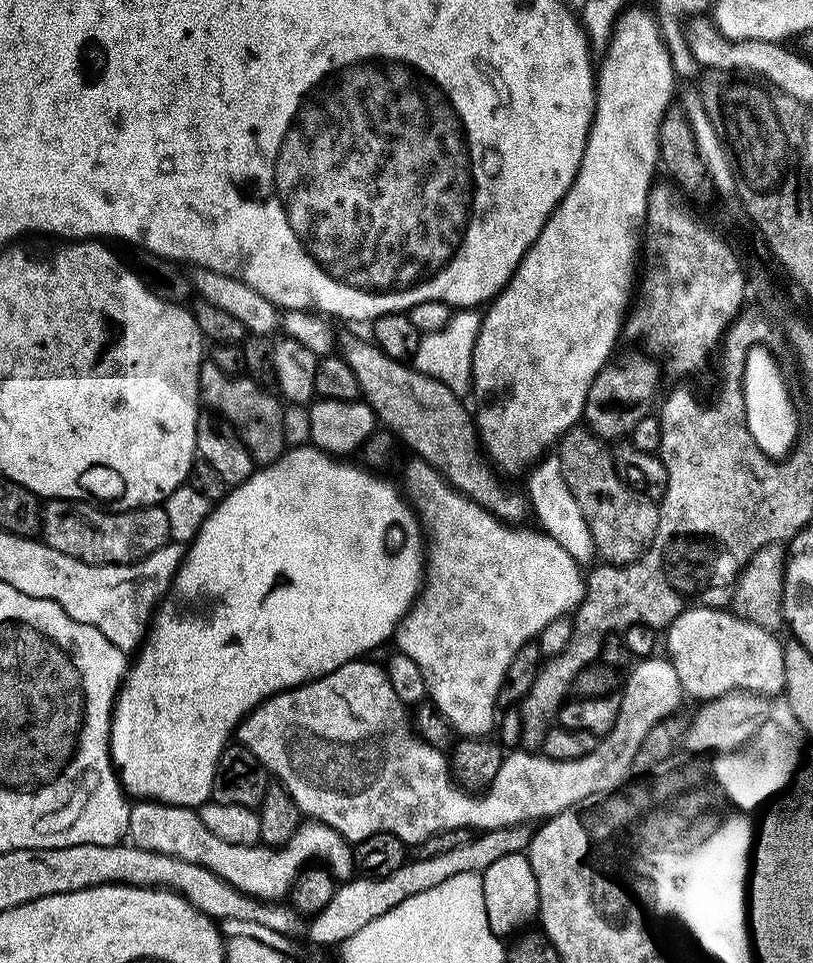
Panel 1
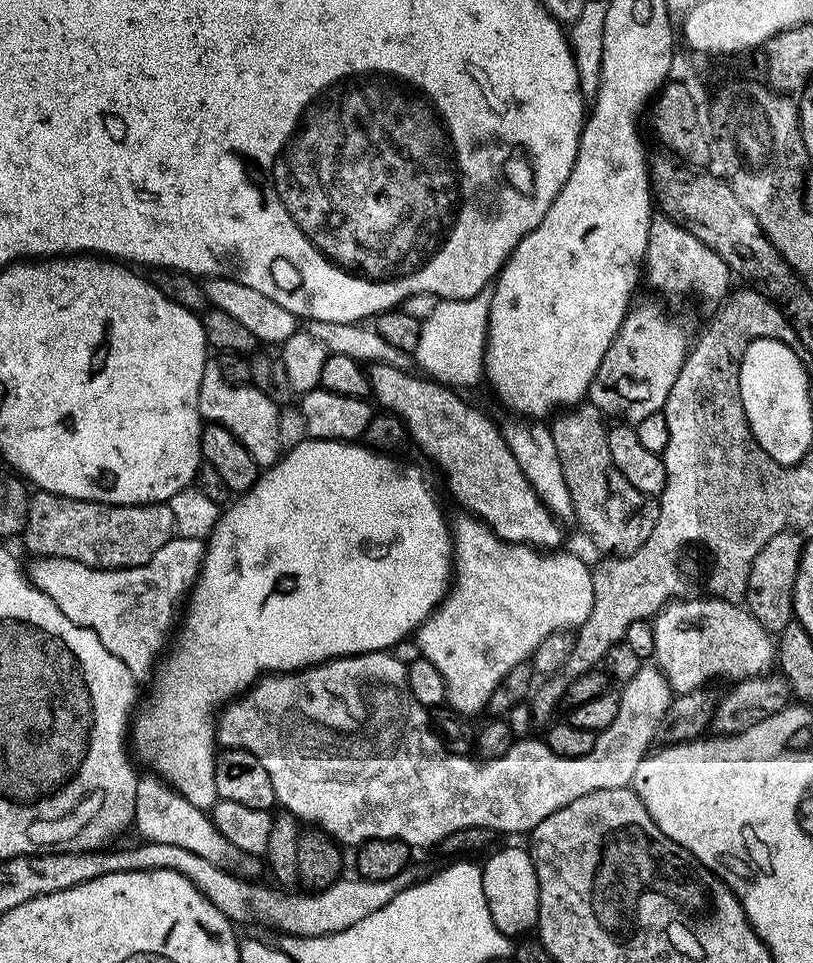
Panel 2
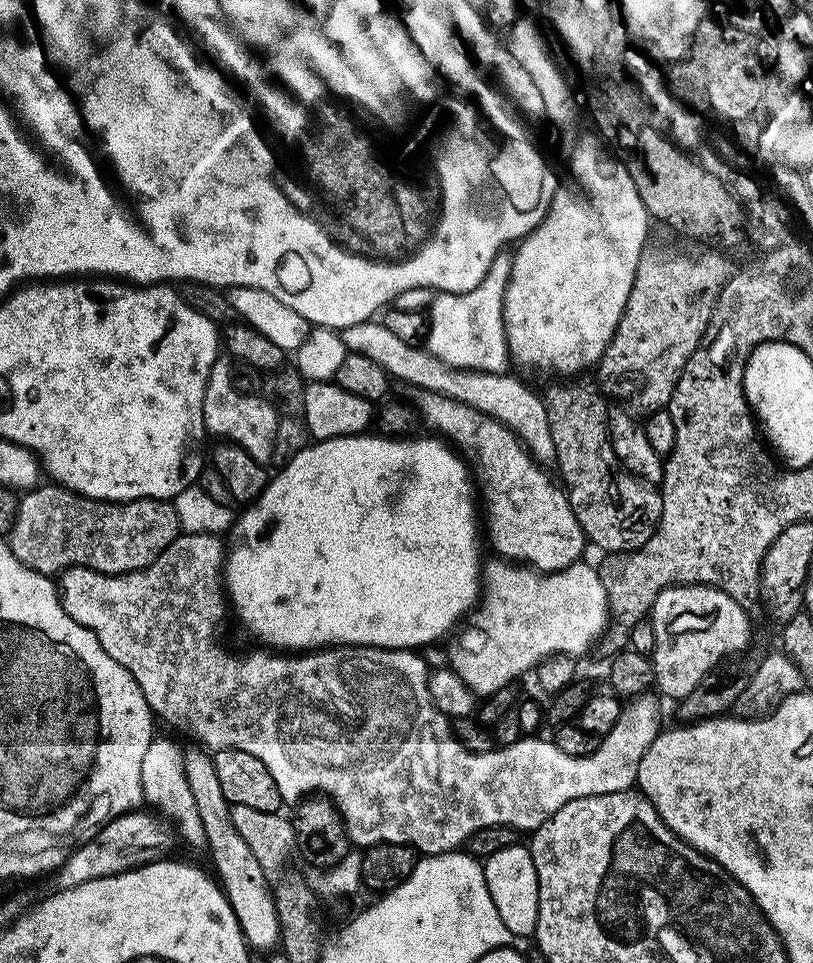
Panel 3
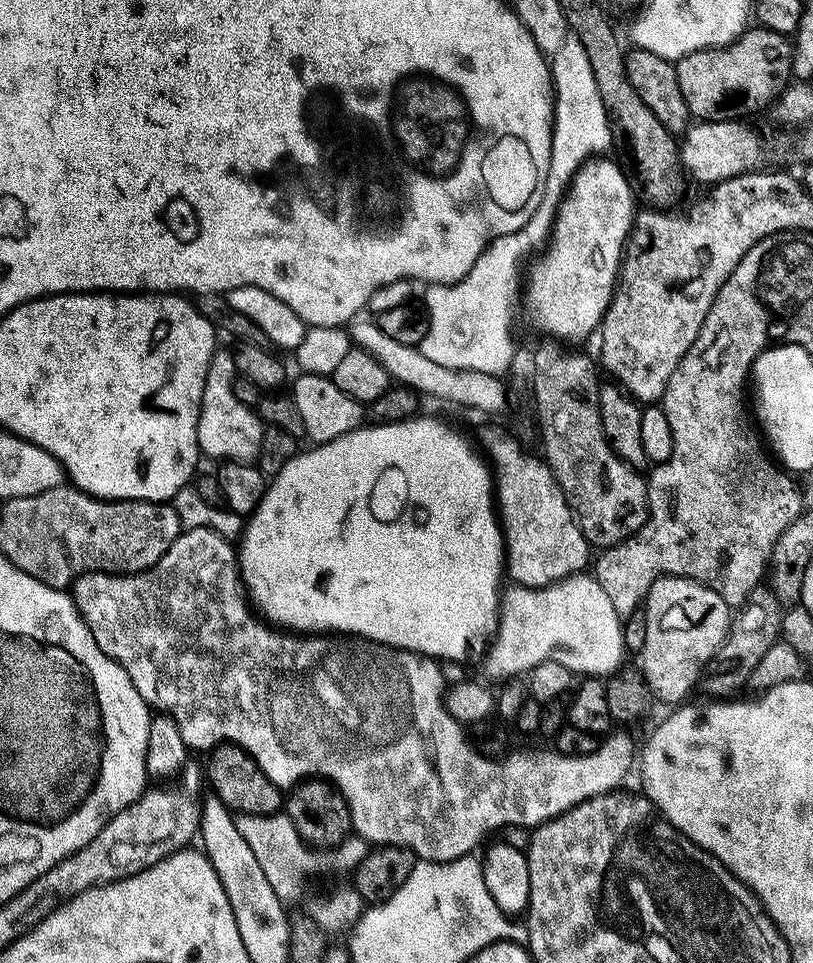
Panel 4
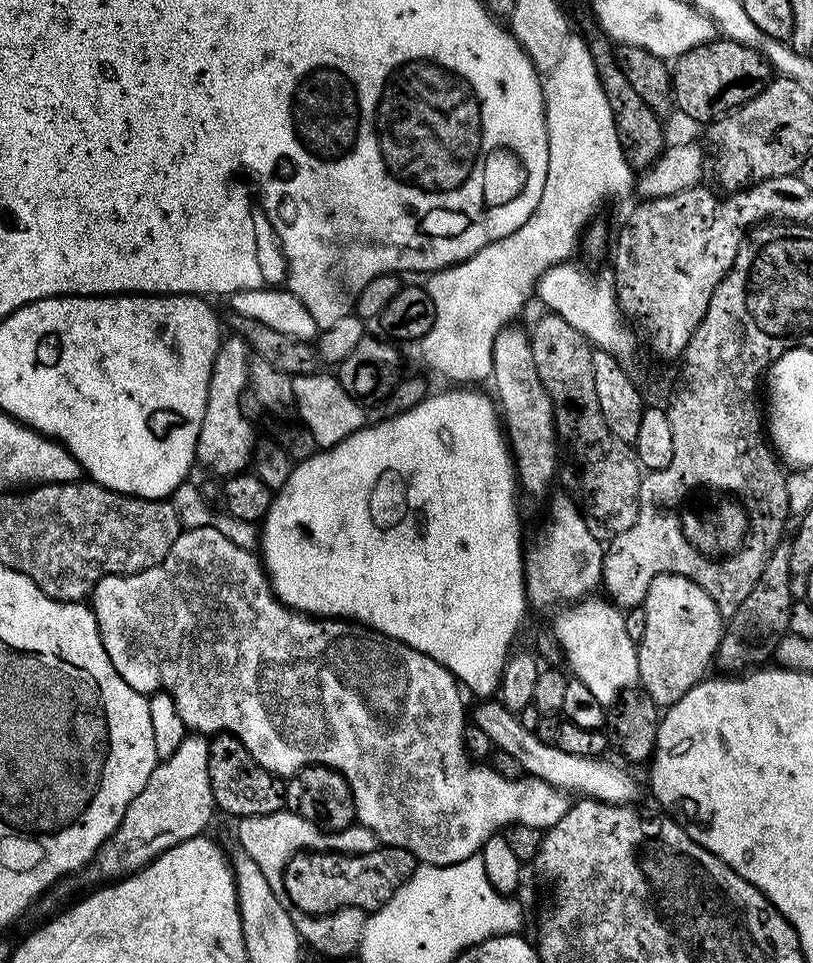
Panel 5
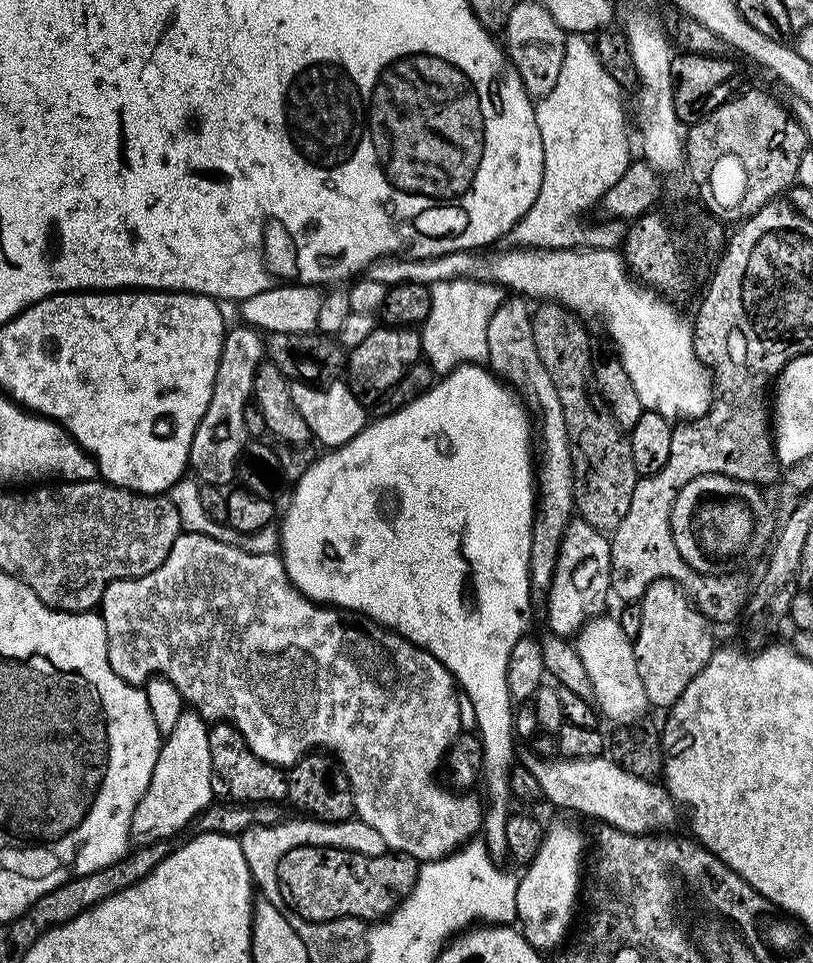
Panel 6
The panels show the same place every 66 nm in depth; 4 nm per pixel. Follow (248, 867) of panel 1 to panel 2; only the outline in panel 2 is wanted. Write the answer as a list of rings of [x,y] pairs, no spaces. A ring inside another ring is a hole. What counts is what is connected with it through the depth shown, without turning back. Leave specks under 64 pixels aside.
[[[141,777],[136,783],[133,825],[140,832],[140,838],[151,844],[180,846],[212,864],[225,863],[224,860],[232,854],[232,847],[209,815],[161,779],[154,778]]]

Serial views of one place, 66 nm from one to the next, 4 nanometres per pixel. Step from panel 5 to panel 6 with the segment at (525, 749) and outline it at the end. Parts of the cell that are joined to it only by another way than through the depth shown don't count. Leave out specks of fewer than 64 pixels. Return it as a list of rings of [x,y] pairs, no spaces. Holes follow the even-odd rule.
[[[528,750],[522,757],[526,770],[534,774],[541,788],[541,797],[556,808],[569,808],[584,816],[597,816],[605,825],[635,836],[664,834],[676,824],[678,805],[663,783],[637,778],[607,755],[585,760],[565,760],[538,756]]]

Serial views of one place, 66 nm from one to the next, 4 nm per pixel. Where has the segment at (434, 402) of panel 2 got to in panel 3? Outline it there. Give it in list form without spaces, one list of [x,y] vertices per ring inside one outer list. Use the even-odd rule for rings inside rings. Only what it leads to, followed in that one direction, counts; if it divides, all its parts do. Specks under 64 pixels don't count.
[[[408,388],[406,396],[416,409],[419,423],[433,428],[428,430],[450,442],[451,447],[468,465],[475,491],[478,493],[478,504],[482,509],[482,524],[483,527],[484,524],[488,527],[488,540],[492,543],[492,548],[496,551],[493,553],[497,557],[534,568],[538,572],[560,572],[583,557],[580,555],[584,548],[586,549],[586,537],[574,518],[563,487],[544,473],[547,471],[528,453],[520,439],[506,425],[482,414],[482,410],[474,410],[474,406],[466,406],[466,402],[454,402],[430,390]]]

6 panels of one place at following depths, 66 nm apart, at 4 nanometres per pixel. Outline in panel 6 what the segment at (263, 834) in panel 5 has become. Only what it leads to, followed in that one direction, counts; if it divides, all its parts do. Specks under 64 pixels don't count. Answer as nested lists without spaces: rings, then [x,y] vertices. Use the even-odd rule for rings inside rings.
[[[311,818],[285,819],[279,824],[255,824],[240,833],[238,839],[242,846],[242,854],[248,863],[252,875],[253,885],[258,889],[263,899],[274,906],[286,909],[286,898],[281,888],[281,864],[283,855],[294,851],[296,846],[310,846],[311,848],[341,848],[358,854],[382,854],[386,851],[382,837],[374,826],[366,826],[359,818],[344,820],[340,824],[326,824]]]

